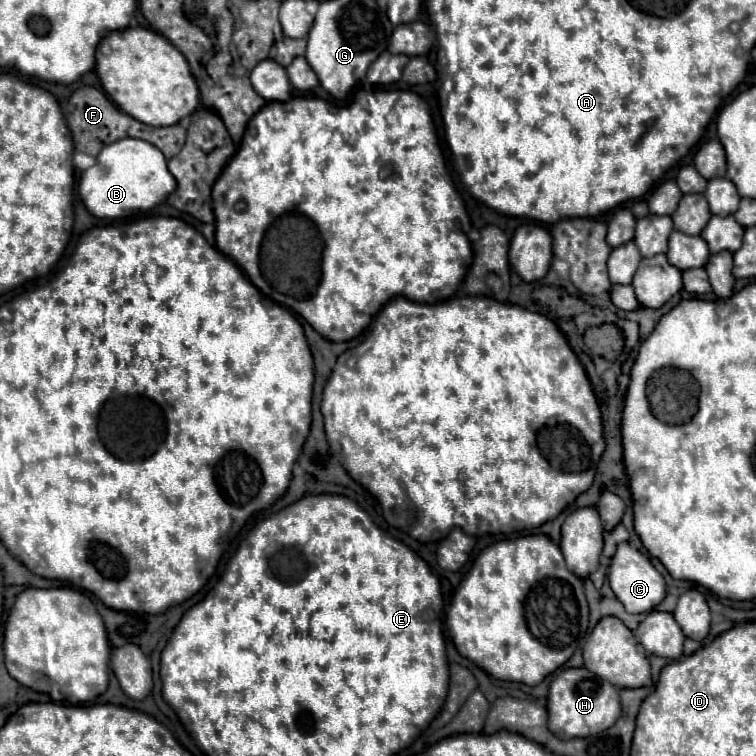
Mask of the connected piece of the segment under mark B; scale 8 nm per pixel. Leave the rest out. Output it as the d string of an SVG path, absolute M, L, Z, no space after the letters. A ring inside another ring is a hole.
M123 138L105 146L97 156L99 164L87 168L79 180L79 194L87 206L87 210L97 218L125 218L133 212L147 212L165 200L177 186L175 178L167 170L167 160L159 148L149 142ZM107 166L107 172L101 170Z

